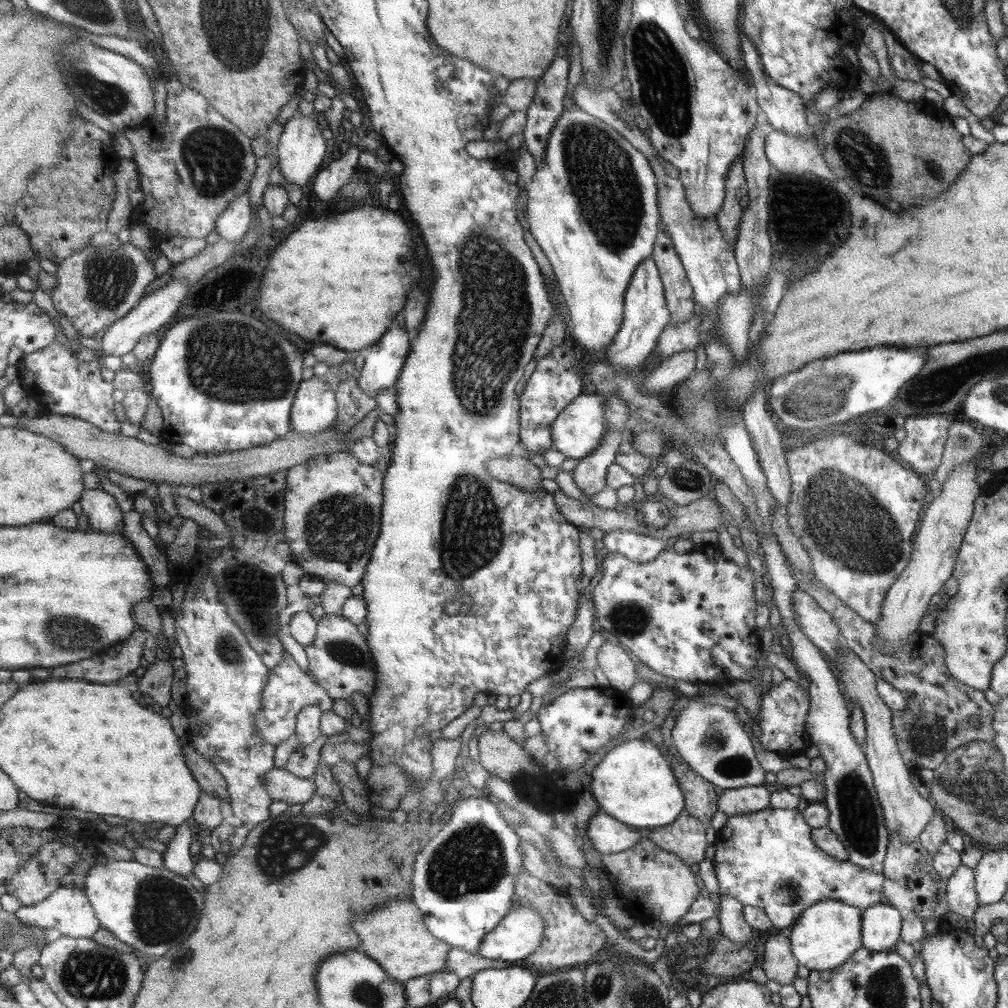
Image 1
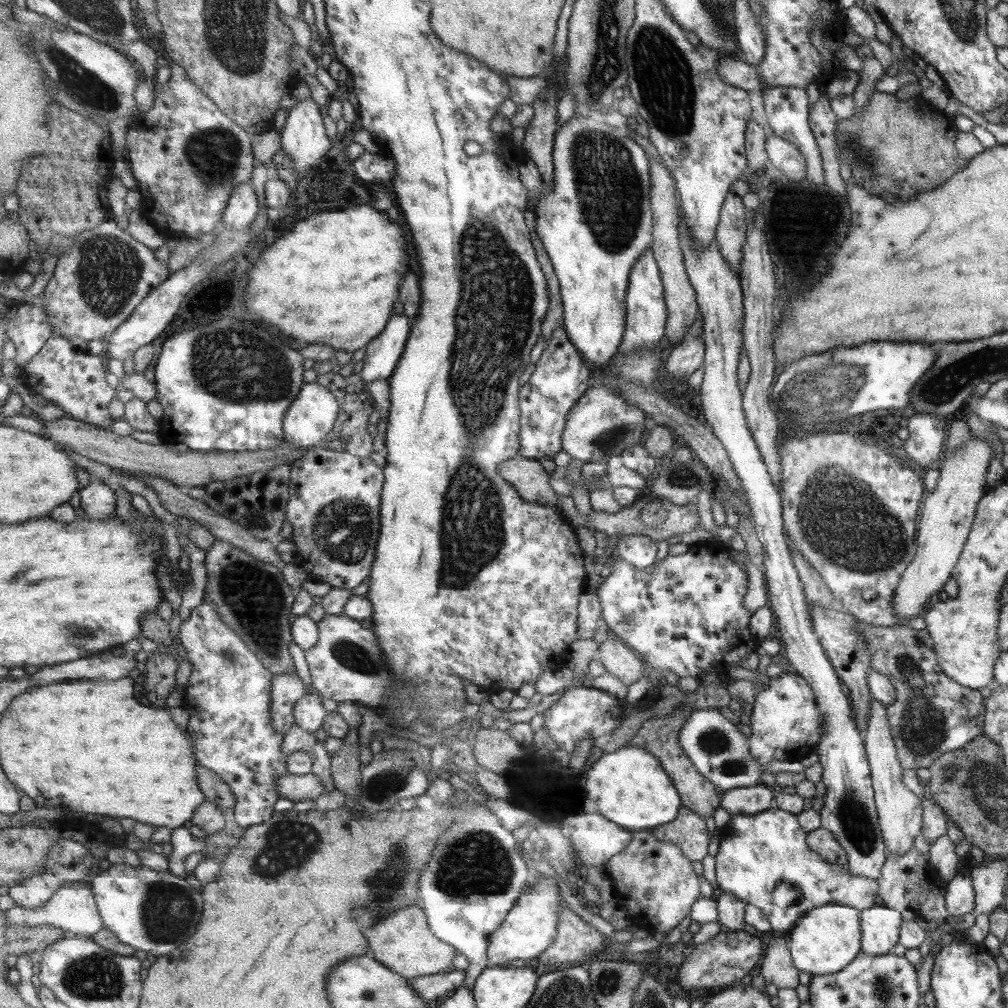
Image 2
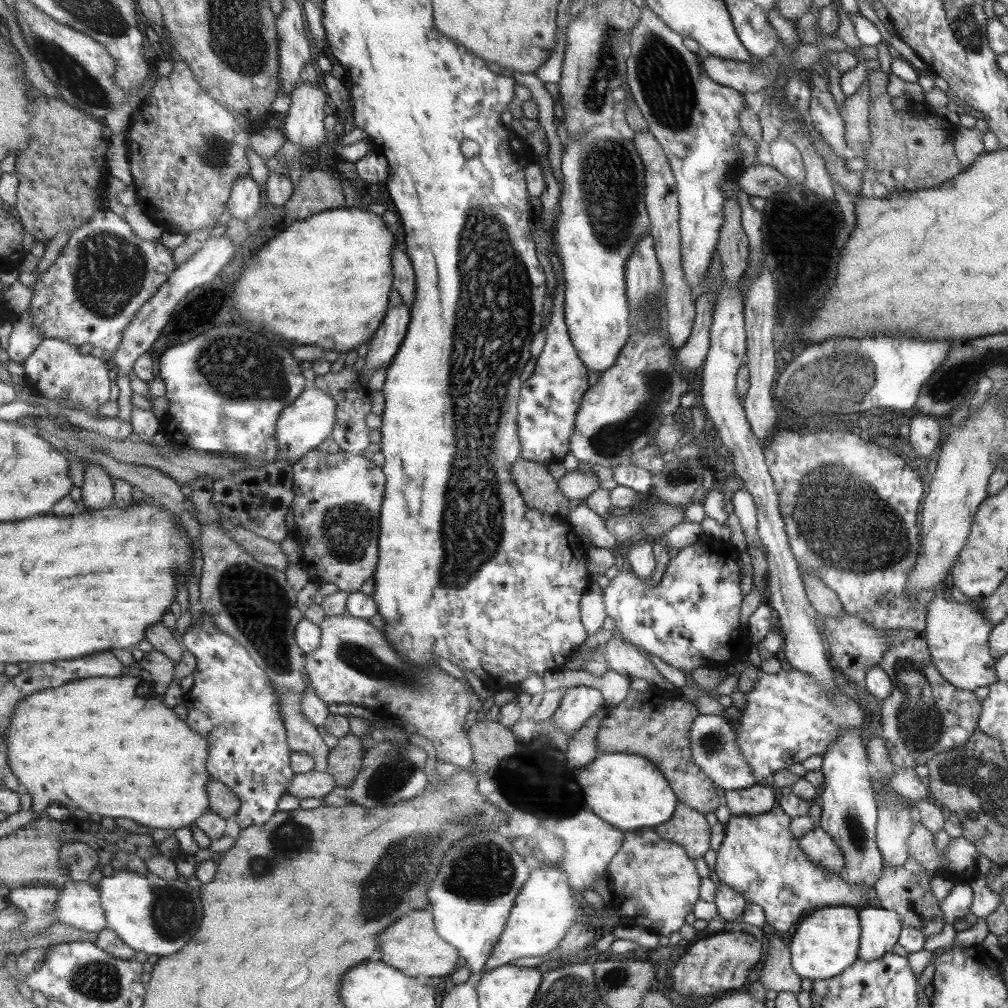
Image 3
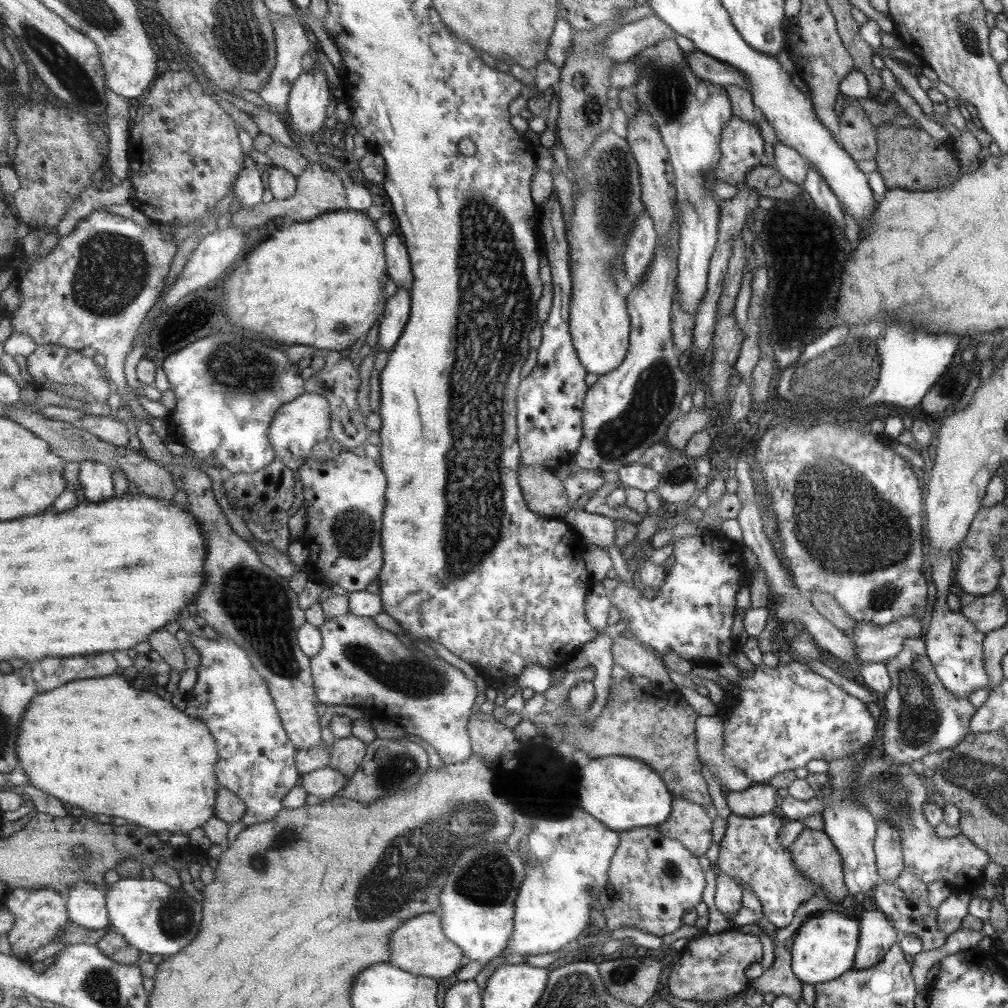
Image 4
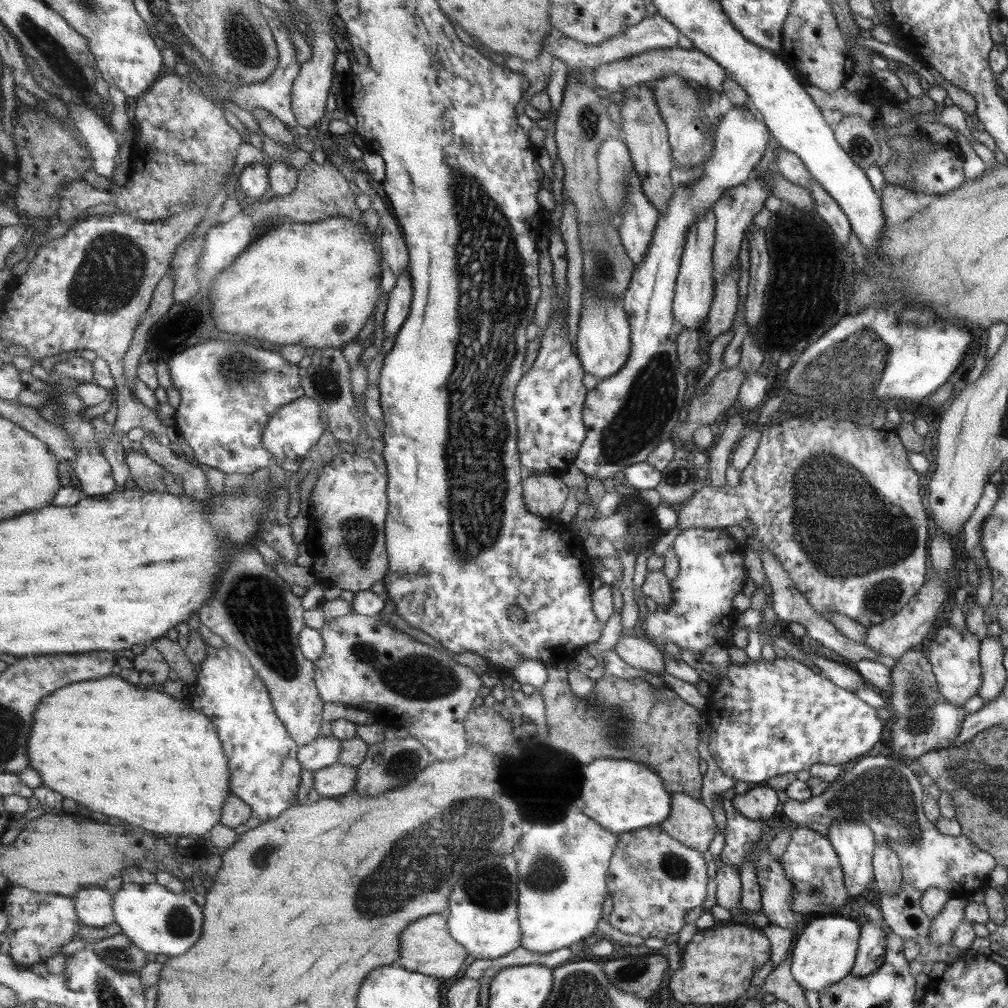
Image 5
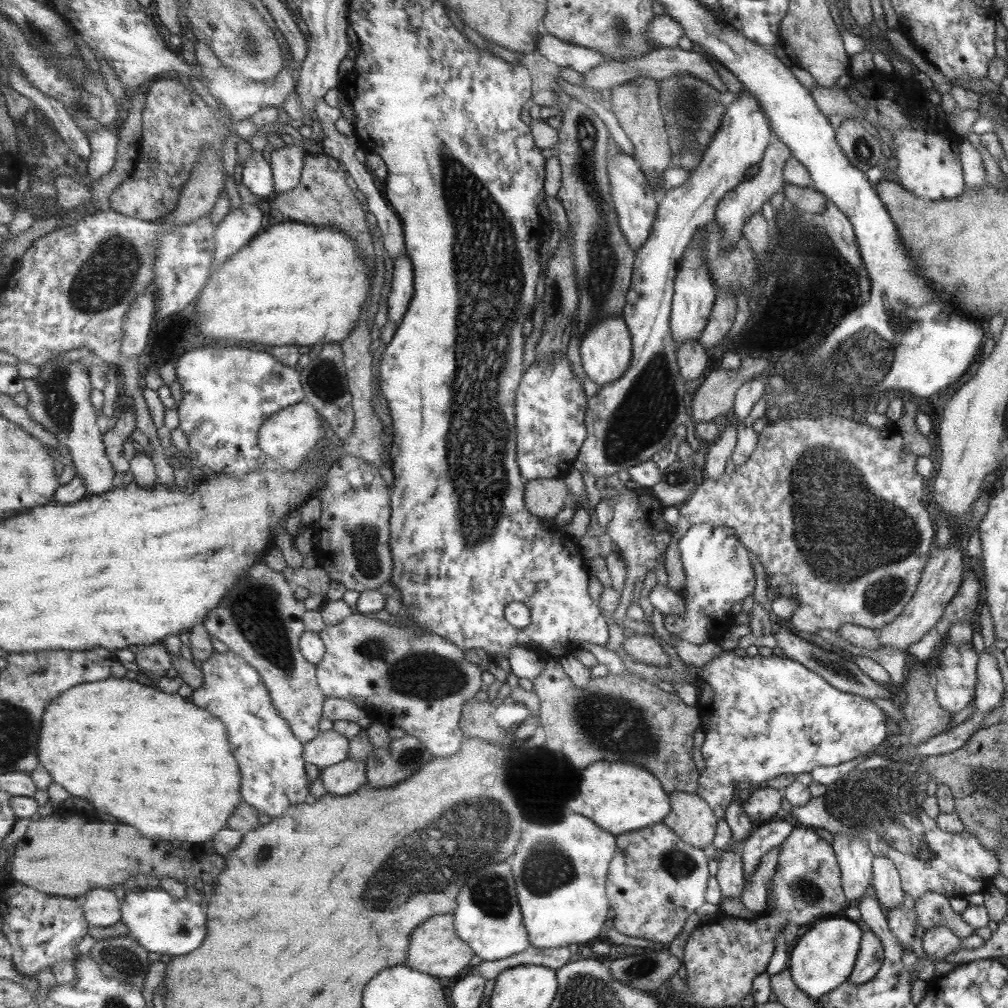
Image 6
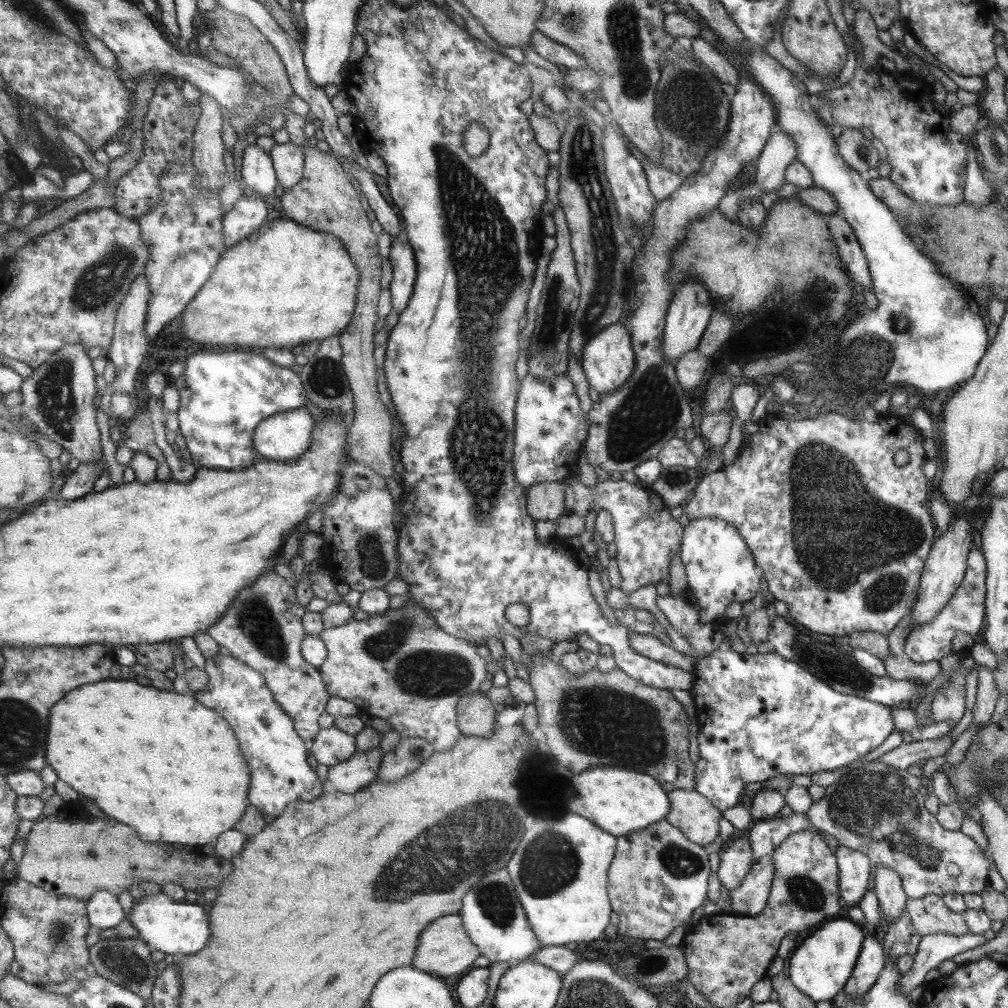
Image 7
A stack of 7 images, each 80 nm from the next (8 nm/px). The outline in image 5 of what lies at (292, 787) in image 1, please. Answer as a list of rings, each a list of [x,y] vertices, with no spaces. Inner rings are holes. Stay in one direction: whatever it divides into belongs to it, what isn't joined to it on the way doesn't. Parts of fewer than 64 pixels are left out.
[[[337,762],[330,767],[315,771],[312,789],[315,789],[321,798],[345,796],[354,790],[359,780],[356,770],[357,768]]]

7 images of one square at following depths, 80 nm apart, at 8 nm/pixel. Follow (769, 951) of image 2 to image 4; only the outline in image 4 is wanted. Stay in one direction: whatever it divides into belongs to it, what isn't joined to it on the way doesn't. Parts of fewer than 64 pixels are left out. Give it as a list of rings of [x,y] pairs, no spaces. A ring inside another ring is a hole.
[[[765,917],[757,922],[757,926],[772,941],[774,958],[771,966],[765,969],[759,977],[751,979],[751,986],[753,990],[763,994],[771,992],[775,997],[779,995],[791,997],[796,1004],[801,998],[802,982],[792,973],[790,952],[785,949],[784,944],[777,944],[776,928]]]

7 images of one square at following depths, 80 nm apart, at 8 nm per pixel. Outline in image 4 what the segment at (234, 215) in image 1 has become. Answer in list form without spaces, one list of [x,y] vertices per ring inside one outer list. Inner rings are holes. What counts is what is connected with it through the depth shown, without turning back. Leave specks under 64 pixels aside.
[[[259,165],[247,166],[234,184],[234,201],[240,202],[242,208],[255,208],[263,202],[263,178],[261,174],[264,172],[263,167]]]

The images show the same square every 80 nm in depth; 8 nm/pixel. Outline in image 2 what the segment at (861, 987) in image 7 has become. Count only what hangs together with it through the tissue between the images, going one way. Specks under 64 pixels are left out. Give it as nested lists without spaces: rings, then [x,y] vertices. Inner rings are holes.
[[[879,903],[861,912],[862,951],[873,956],[891,952],[901,931],[901,914]]]

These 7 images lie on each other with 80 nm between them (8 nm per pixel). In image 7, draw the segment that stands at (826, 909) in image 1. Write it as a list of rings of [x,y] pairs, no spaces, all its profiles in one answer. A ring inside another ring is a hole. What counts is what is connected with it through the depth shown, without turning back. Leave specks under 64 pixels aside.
[[[837,918],[823,924],[823,928],[806,936],[788,958],[785,968],[789,980],[813,1002],[830,1001],[846,986],[846,980],[858,962],[857,954],[862,950],[863,939],[857,923],[849,922],[848,918]]]

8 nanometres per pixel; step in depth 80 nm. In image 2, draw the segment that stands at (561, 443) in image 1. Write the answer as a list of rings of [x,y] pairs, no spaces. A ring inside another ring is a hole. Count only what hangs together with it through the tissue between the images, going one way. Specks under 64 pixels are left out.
[[[591,387],[583,393],[570,412],[567,412],[565,431],[562,434],[562,452],[573,460],[591,462],[620,456],[629,448],[638,447],[647,438],[650,428],[655,426],[646,418],[641,408],[629,404],[618,396],[616,388]]]

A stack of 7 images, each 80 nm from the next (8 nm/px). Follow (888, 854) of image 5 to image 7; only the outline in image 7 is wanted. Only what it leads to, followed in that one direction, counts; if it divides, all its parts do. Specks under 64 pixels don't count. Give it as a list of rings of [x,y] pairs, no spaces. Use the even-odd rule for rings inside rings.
[[[875,865],[872,891],[876,894],[881,912],[881,922],[886,927],[903,912],[906,906],[906,893],[898,874],[887,865]]]

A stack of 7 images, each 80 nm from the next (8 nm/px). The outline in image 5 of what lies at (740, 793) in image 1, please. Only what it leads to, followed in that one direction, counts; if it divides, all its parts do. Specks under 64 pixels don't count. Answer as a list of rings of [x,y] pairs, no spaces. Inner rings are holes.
[[[766,785],[761,788],[753,788],[741,796],[736,795],[731,799],[731,805],[737,813],[748,820],[763,819],[766,821],[775,812],[782,799],[782,794]]]

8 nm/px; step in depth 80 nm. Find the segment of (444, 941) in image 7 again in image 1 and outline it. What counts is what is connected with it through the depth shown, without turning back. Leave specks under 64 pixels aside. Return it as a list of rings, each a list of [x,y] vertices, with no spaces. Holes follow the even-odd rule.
[[[411,900],[383,904],[365,916],[355,916],[353,928],[361,937],[359,948],[382,964],[387,974],[397,982],[406,983],[418,976],[431,975],[445,966],[450,945],[431,936],[422,914]]]

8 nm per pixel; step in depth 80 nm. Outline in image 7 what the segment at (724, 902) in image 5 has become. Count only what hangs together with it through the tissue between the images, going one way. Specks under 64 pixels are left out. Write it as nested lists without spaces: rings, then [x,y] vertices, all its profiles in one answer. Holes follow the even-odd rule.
[[[743,834],[725,852],[719,854],[719,865],[716,875],[720,885],[728,892],[737,888],[742,883],[751,865],[753,865],[753,861],[751,861],[749,839]]]

